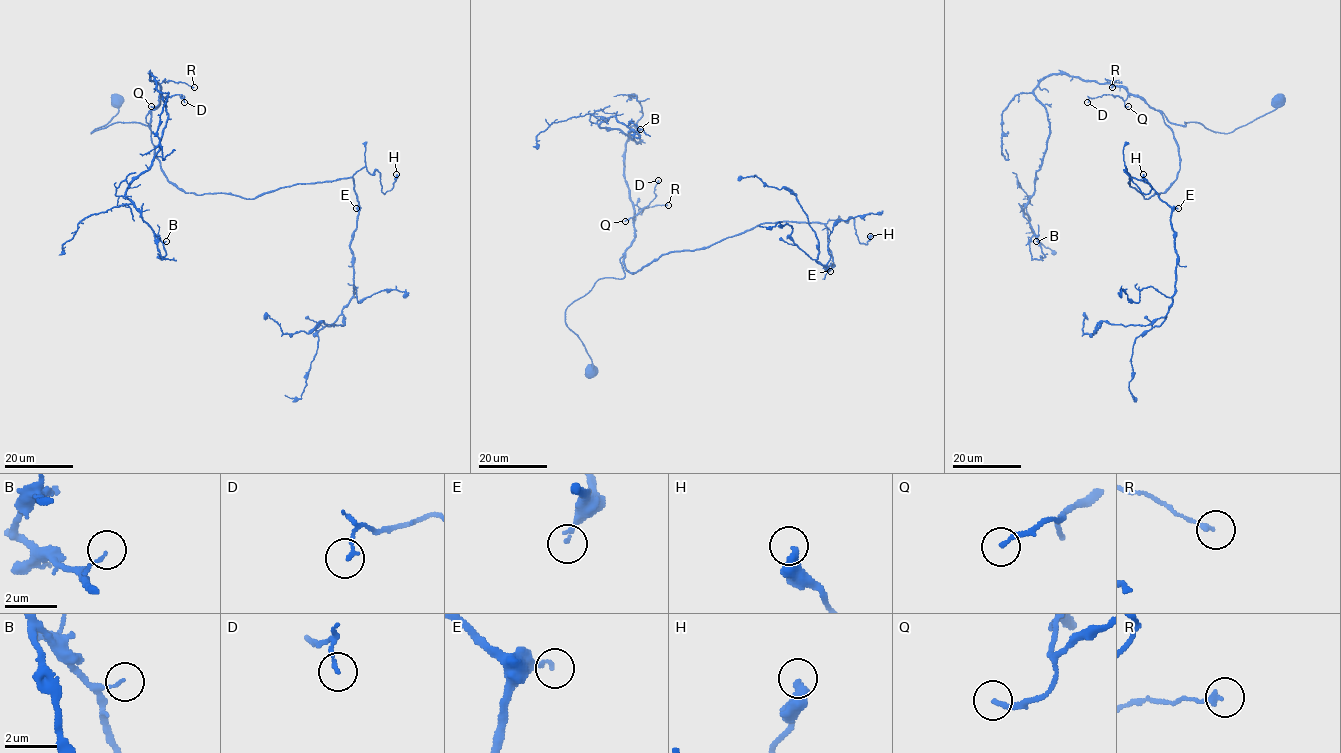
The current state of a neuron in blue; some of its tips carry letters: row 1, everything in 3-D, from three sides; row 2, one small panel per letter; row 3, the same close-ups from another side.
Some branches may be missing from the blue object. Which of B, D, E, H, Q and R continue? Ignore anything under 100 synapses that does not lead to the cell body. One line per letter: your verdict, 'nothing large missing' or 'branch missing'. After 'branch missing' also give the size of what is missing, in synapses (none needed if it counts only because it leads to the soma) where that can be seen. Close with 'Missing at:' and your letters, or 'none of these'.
B: nothing large missing
D: nothing large missing
E: nothing large missing
H: nothing large missing
Q: nothing large missing
R: nothing large missing
Missing at: none of these

